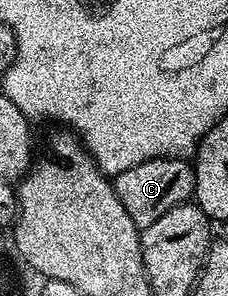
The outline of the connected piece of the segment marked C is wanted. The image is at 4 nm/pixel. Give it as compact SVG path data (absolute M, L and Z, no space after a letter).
M184 157L151 159L142 161L142 165L134 165L134 169L126 169L126 173L115 176L114 186L118 193L118 201L122 201L122 209L130 213L130 221L134 221L136 227L143 229L154 225L154 221L170 213L170 209L193 198L196 172L193 164Z

